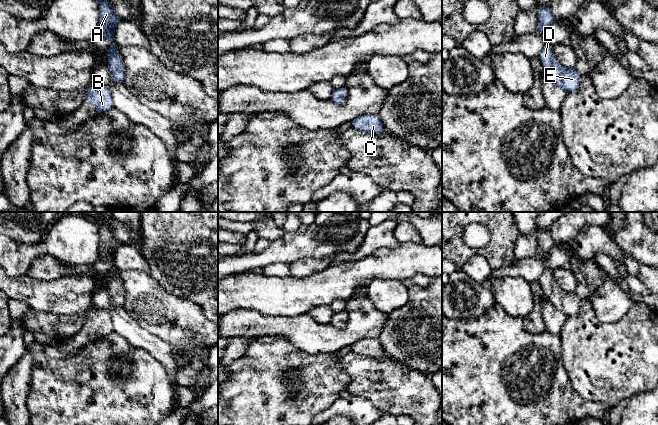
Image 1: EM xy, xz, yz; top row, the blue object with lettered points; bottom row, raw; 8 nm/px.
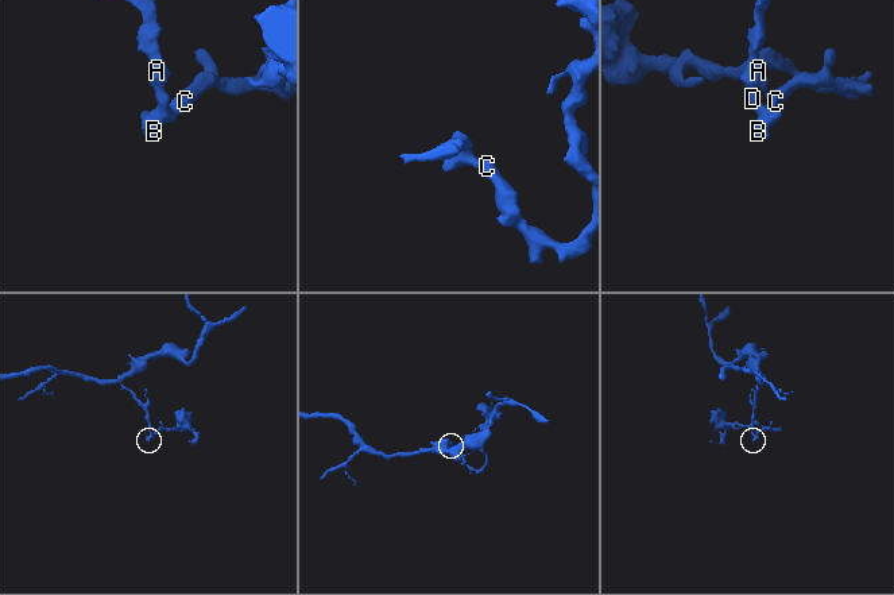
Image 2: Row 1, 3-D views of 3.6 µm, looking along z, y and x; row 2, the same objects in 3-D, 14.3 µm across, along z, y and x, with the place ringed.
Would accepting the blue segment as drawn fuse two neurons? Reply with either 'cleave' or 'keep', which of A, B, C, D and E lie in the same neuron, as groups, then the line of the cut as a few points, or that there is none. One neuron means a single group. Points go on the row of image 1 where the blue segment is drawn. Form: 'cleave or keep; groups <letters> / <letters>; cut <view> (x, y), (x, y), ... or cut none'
keep; groups A B C D E; cut none

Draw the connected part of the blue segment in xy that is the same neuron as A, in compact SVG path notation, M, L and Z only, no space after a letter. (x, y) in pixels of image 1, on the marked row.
M98 0L99 3L99 35L108 38L112 44L108 50L108 69L114 83L124 83L126 70L120 54L116 53L118 45L114 41L115 27L122 19L114 12L110 2Z

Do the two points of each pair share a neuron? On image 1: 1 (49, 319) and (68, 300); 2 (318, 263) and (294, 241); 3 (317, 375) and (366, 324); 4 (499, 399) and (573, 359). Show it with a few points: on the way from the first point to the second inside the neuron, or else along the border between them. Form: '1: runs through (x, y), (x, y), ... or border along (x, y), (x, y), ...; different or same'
1: border along (31, 308), (56, 314), (78, 314); different
2: border along (336, 254), (326, 257), (303, 257), (290, 262); different
3: border along (331, 352), (307, 353); different
4: border along (560, 341), (562, 365), (572, 386); different

